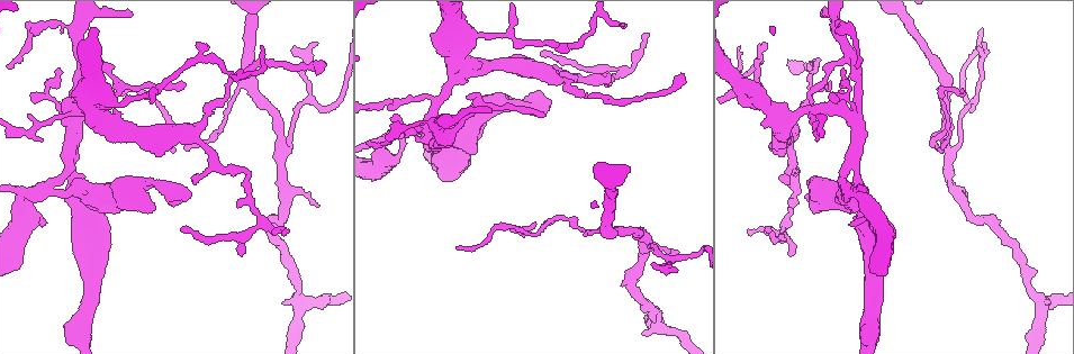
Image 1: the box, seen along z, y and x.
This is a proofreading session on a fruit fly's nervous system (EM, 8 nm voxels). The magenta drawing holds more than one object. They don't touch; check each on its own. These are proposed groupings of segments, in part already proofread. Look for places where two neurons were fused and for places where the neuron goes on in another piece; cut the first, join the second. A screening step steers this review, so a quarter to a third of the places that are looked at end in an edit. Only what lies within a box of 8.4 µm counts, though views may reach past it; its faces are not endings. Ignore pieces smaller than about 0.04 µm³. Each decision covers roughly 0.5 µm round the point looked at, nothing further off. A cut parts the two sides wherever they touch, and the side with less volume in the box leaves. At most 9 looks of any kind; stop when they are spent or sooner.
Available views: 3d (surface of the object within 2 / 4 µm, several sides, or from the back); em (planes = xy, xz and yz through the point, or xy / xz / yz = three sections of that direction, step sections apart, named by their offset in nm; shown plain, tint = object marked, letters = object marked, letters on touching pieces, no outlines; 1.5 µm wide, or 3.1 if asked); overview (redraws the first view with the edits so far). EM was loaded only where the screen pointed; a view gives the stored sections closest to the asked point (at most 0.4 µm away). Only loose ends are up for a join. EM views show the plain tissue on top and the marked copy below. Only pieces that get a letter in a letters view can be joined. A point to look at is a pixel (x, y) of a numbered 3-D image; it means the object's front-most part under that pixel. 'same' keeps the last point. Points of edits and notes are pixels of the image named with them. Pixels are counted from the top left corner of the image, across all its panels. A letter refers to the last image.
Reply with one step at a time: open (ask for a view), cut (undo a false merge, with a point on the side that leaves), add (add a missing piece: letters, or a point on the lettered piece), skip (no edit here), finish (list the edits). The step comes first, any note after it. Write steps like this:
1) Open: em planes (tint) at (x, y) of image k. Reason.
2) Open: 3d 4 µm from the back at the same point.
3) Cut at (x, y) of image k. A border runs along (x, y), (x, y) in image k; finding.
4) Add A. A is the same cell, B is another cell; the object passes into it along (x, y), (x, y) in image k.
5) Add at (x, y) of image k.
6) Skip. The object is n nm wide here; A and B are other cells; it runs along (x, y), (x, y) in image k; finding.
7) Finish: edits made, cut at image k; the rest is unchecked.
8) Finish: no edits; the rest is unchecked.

Open: em planes (letters) at (856, 194) of image 1. Sudden change in width.

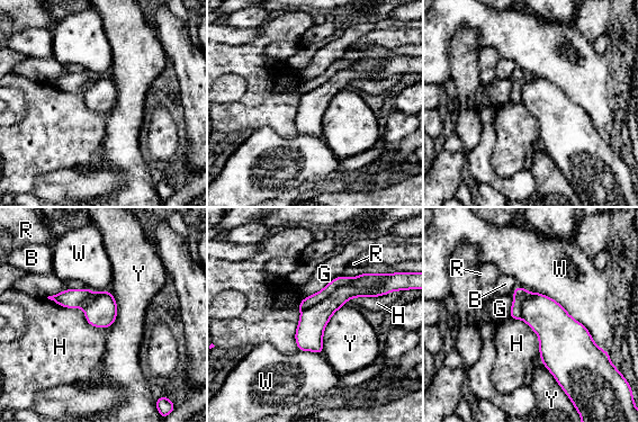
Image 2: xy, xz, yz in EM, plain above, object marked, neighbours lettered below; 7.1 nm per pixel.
Cut at (339, 281) of image 2. B, G, H, R, W and Y are other cells; a second neuron is stuck on.

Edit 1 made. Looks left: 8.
Open: em xz step 4 (tint) at (245, 174) of image 1. Abrupt turn.

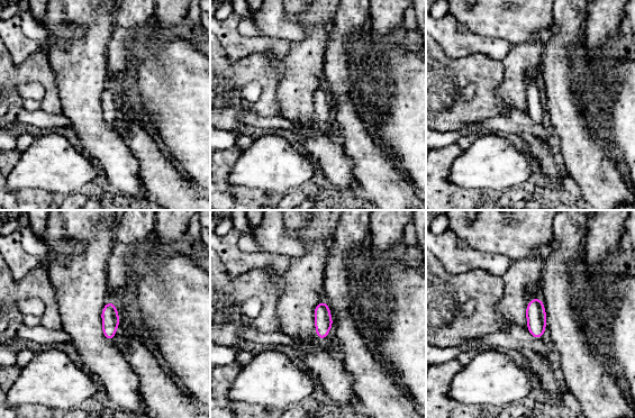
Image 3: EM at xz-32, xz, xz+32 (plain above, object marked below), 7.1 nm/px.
Open: em planes (letters) at the same point.

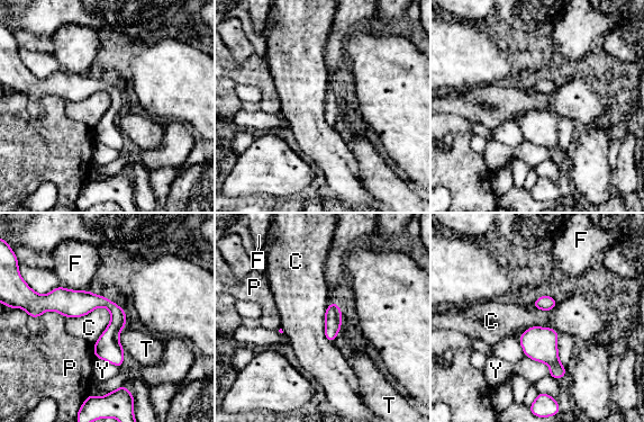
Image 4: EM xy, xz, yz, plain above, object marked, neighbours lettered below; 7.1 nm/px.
Skip. C, F, P, T and Y are other cells; a border runs along (111, 314), (98, 306), (66, 317) in image 4; one neuron here.

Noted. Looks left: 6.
Open: 3d 4 µm at (29, 95) of image 1.

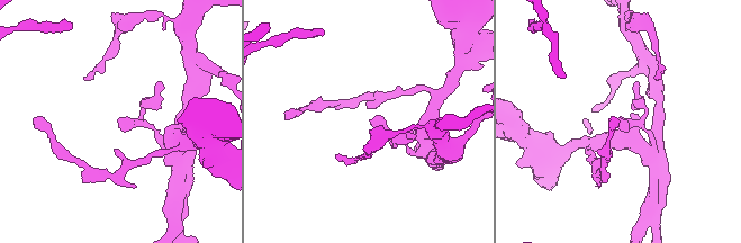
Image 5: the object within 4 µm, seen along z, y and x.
Open: em planes (letters) at (370, 121) of image 5.

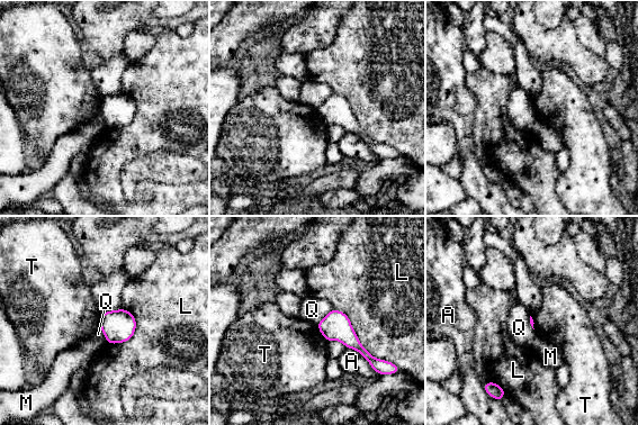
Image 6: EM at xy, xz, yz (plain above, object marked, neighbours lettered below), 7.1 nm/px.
Skip. A, L, M, Q and T are other cells; no lettered piece goes on from it.

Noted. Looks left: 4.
Finish: edits made, cut at image 2; the rest is unchecked.

